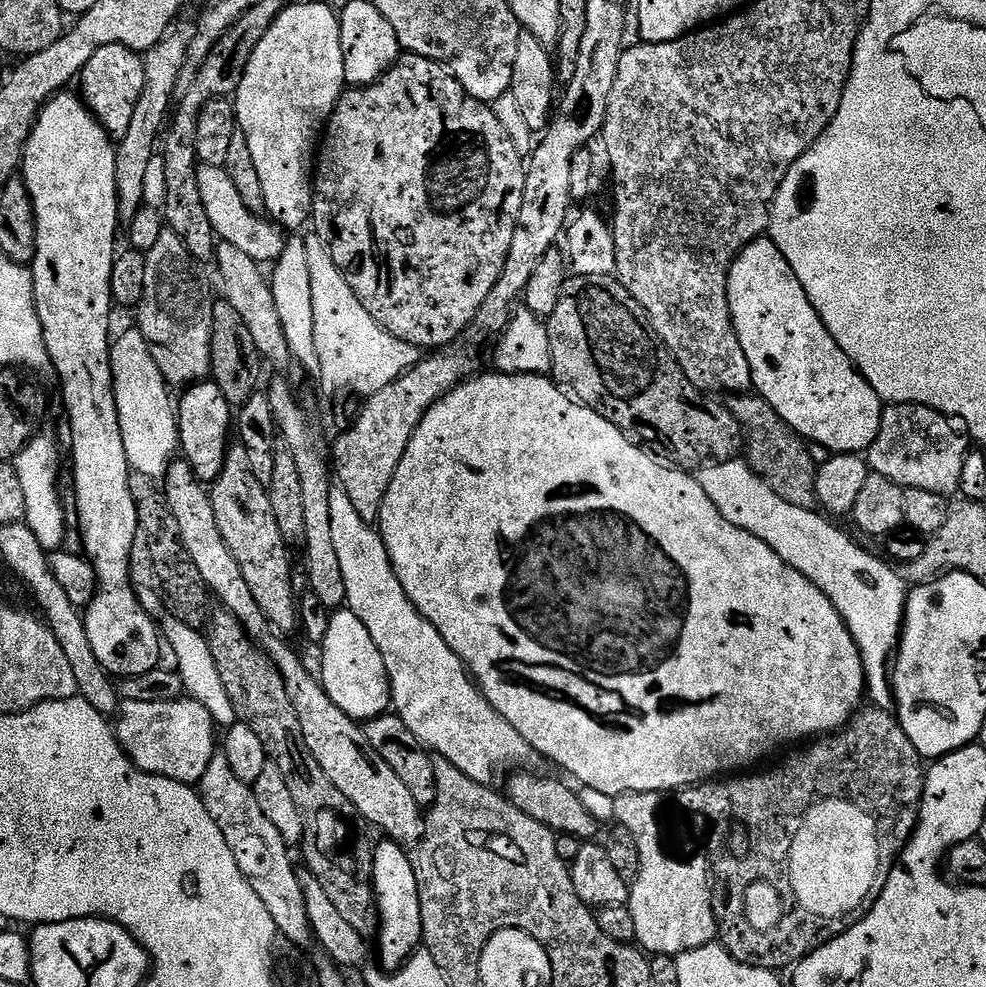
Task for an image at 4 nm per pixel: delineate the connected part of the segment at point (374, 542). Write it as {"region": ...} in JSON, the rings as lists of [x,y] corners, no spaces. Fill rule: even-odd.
{"region":[[[339,486],[333,487],[330,494],[330,535],[338,563],[342,565],[342,582],[346,582],[346,608],[358,616],[374,638],[386,666],[391,707],[395,715],[410,726],[410,734],[414,734],[414,738],[418,738],[429,753],[441,760],[449,760],[462,770],[462,774],[466,774],[466,778],[474,778],[474,782],[479,784],[491,785],[499,772],[507,773],[527,765],[524,763],[533,759],[534,753],[526,738],[522,738],[522,734],[518,734],[518,730],[514,730],[514,726],[510,726],[510,722],[506,722],[506,718],[490,706],[467,666],[460,661],[458,654],[454,654],[454,650],[450,650],[450,646],[446,646],[446,638],[442,638],[436,627],[416,609],[414,602],[410,602],[406,590],[402,590],[402,582],[398,582],[398,574],[379,531],[373,525],[362,522],[346,490]]]}

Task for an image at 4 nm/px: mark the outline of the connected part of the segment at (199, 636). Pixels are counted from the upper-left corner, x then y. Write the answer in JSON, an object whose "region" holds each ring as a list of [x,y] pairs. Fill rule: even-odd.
{"region":[[[137,579],[133,583],[133,588],[139,604],[146,610],[148,616],[157,622],[167,647],[169,644],[176,658],[174,668],[182,678],[185,693],[206,707],[217,727],[224,730],[231,728],[238,722],[236,711],[233,703],[230,702],[229,695],[226,694],[225,687],[221,684],[217,664],[214,662],[213,654],[210,653],[207,637],[199,629],[186,626],[181,619],[170,614],[163,595],[153,583],[148,584]]]}

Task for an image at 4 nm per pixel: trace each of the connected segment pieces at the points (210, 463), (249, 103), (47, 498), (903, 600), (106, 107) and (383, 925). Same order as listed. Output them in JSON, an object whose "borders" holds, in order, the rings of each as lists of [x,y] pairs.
{"borders":[[[[211,382],[191,385],[181,396],[184,397],[178,400],[178,448],[201,484],[211,486],[222,474],[226,462],[230,437],[234,432],[234,408],[226,402],[226,394]]],[[[294,2],[286,11],[278,14],[270,30],[266,30],[262,42],[258,42],[254,54],[250,54],[246,74],[234,97],[238,131],[246,134],[246,143],[250,146],[254,167],[262,182],[264,212],[285,230],[300,230],[303,224],[307,225],[312,219],[314,161],[318,156],[318,145],[346,88],[340,17],[337,9],[328,4]]],[[[37,434],[32,441],[14,457],[14,467],[22,482],[22,494],[26,498],[24,520],[42,546],[60,550],[64,544],[64,504],[60,501],[60,488],[56,485],[56,471],[60,468],[60,448],[52,436]]],[[[743,459],[701,468],[698,479],[726,522],[734,522],[734,526],[754,534],[754,538],[762,538],[786,566],[794,566],[798,574],[806,574],[806,578],[834,602],[834,610],[842,614],[862,654],[867,699],[877,708],[891,709],[894,697],[890,665],[900,647],[904,605],[908,603],[909,594],[895,567],[863,552],[842,529],[832,525],[835,523],[827,515],[783,501]]],[[[121,44],[102,46],[90,62],[86,62],[78,77],[79,91],[93,116],[112,137],[120,141],[130,130],[130,122],[134,118],[134,106],[138,106],[138,98],[142,98],[144,86],[144,61],[141,53],[130,50]]],[[[381,839],[380,845],[375,845],[372,854],[372,887],[376,890],[376,907],[380,910],[380,964],[384,970],[399,970],[412,959],[414,953],[422,944],[422,914],[418,898],[418,882],[414,878],[412,857],[401,845],[393,840]]]]}

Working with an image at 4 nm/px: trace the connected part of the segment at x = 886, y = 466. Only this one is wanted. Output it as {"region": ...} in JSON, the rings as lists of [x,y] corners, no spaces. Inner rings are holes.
{"region":[[[889,404],[882,414],[878,438],[869,446],[866,459],[869,469],[875,475],[890,478],[890,482],[894,482],[899,488],[924,490],[930,494],[952,498],[952,495],[955,497],[960,491],[962,466],[966,466],[969,451],[969,437],[949,417],[942,415],[938,410],[921,404]]]}

